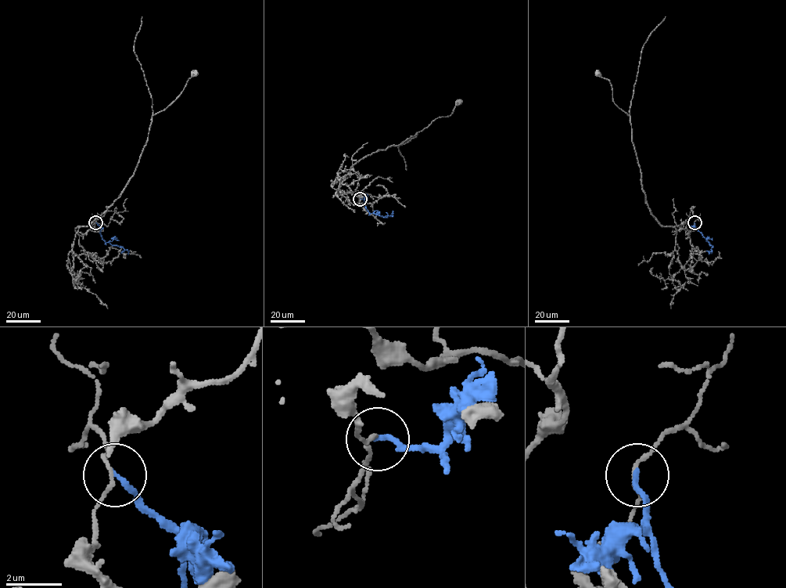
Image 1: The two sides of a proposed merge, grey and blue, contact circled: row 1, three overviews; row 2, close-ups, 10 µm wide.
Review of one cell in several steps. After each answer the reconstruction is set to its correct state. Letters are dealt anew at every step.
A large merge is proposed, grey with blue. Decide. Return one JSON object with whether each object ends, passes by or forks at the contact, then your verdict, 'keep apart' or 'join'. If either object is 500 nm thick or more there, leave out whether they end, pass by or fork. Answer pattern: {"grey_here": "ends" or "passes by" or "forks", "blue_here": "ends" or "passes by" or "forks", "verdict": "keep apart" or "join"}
{"grey_here": "passes by", "blue_here": "ends", "verdict": "keep apart"}

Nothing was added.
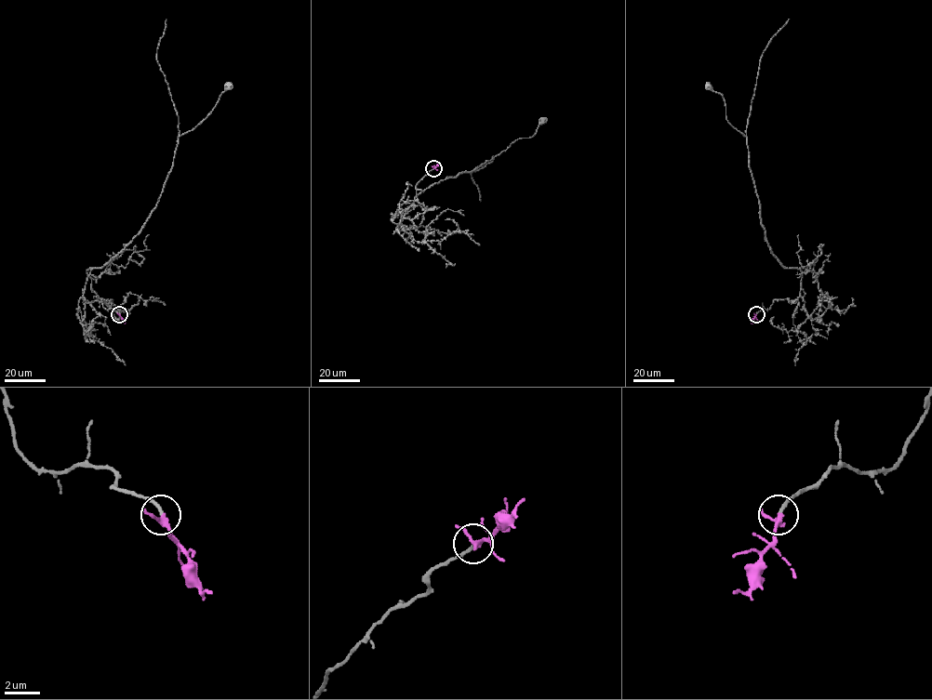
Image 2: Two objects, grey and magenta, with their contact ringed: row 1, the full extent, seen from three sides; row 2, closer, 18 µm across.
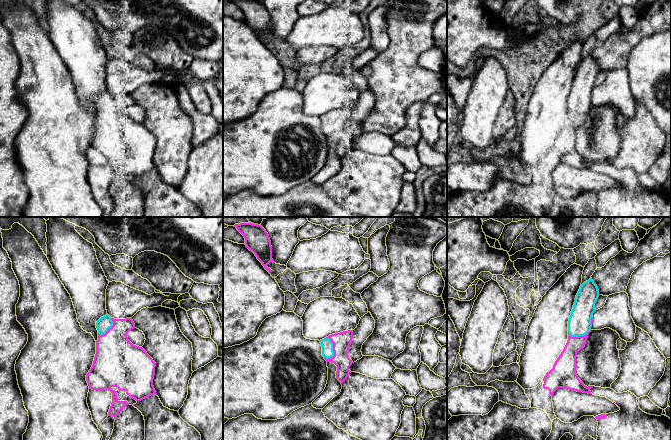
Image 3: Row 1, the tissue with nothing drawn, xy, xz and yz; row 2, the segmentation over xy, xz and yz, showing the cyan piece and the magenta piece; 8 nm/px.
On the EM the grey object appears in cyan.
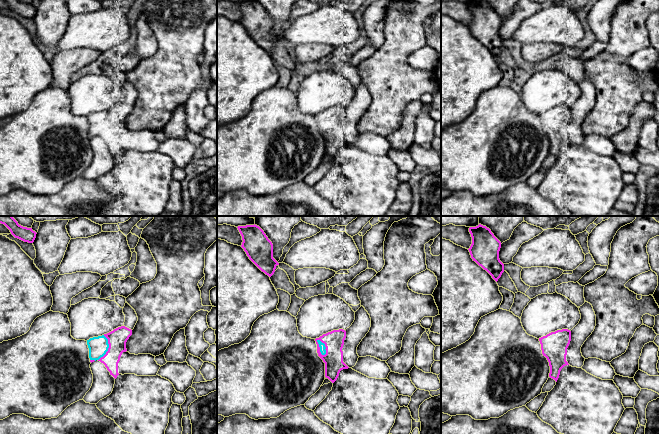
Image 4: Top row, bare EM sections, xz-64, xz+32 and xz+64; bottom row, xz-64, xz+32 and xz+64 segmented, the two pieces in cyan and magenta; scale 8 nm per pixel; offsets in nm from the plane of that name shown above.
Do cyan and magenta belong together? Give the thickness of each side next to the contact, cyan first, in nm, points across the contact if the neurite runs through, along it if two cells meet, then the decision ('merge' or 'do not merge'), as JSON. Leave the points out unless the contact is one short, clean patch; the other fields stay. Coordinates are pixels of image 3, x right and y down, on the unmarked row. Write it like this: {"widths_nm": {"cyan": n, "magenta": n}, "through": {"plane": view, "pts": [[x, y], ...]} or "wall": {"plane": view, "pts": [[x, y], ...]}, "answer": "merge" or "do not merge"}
{"widths_nm": {"cyan": 100, "magenta": 150}, "through": {"plane": "xz", "pts": [[327, 122], [332, 124], [341, 117]]}, "answer": "merge"}

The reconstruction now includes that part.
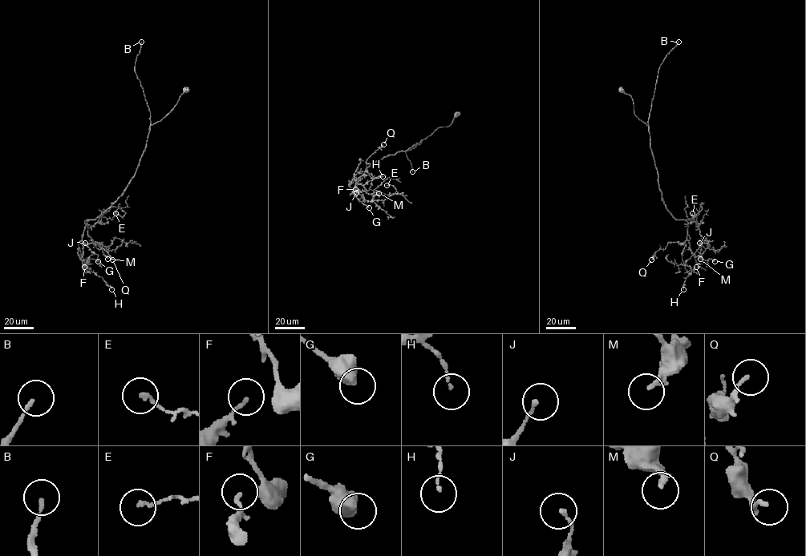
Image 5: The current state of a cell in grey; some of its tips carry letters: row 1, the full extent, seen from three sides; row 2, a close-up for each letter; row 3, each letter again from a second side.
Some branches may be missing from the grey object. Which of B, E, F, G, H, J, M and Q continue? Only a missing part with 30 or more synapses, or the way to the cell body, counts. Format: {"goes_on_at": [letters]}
{"goes_on_at": ["B", "G", "M"]}

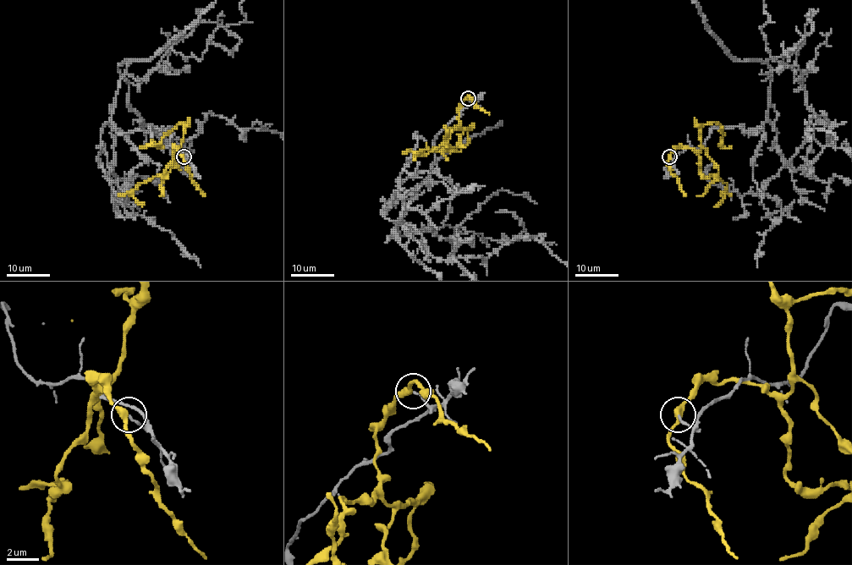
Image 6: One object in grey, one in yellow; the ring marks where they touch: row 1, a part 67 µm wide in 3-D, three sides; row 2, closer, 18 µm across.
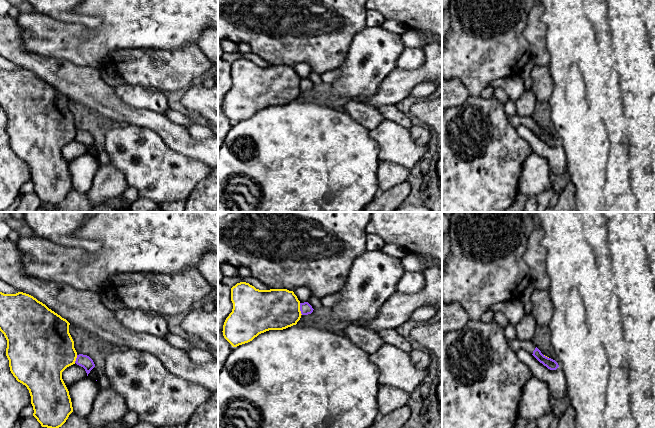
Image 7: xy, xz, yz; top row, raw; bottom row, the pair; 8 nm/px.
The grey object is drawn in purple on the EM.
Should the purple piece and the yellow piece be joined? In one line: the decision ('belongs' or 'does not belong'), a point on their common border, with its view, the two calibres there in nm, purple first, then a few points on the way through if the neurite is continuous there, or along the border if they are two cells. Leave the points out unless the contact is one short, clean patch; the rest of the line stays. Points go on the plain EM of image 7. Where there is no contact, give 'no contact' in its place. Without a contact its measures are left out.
does not belong; contact xz (300, 85); calibres 90 and 340 nm

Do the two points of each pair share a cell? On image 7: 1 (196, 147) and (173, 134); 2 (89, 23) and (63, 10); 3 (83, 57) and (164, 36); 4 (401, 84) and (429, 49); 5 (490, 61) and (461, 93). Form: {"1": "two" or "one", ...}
{"1": "one", "2": "one", "3": "one", "4": "one", "5": "two"}

